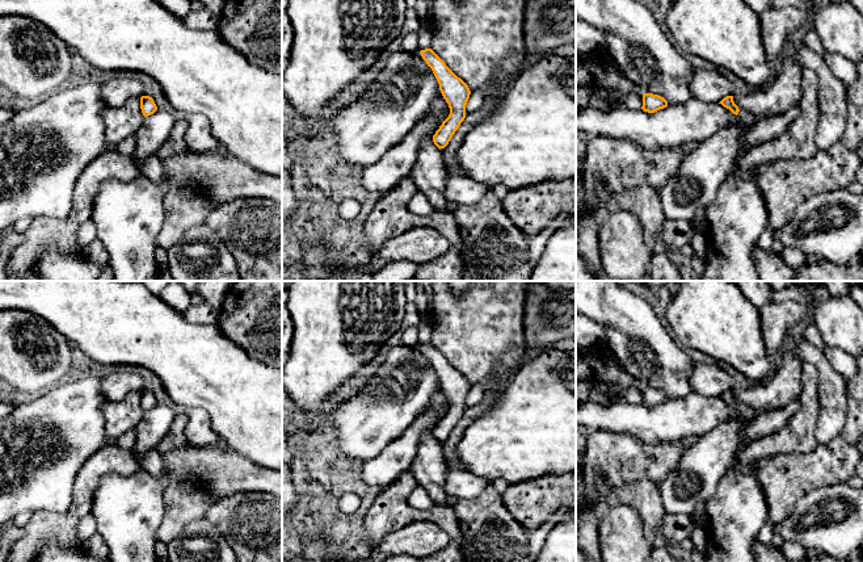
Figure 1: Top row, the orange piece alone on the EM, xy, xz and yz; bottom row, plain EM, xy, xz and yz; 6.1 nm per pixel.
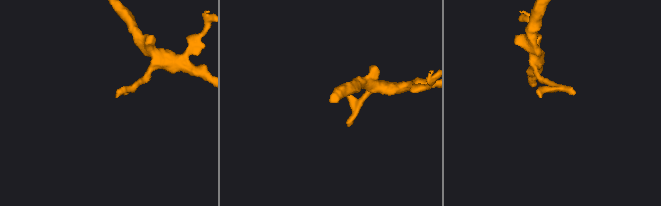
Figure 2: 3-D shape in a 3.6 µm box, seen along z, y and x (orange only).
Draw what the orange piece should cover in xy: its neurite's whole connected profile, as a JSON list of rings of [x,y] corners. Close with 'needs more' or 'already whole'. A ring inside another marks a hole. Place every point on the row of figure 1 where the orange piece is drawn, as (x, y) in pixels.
[[[142,96],[140,97],[140,109],[144,117],[153,114],[157,110],[157,106],[152,97]]]; already whole

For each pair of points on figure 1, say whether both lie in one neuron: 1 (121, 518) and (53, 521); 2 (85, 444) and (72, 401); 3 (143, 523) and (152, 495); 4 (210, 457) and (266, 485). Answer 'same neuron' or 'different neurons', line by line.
1: different neurons
2: same neuron
3: same neuron
4: same neuron

